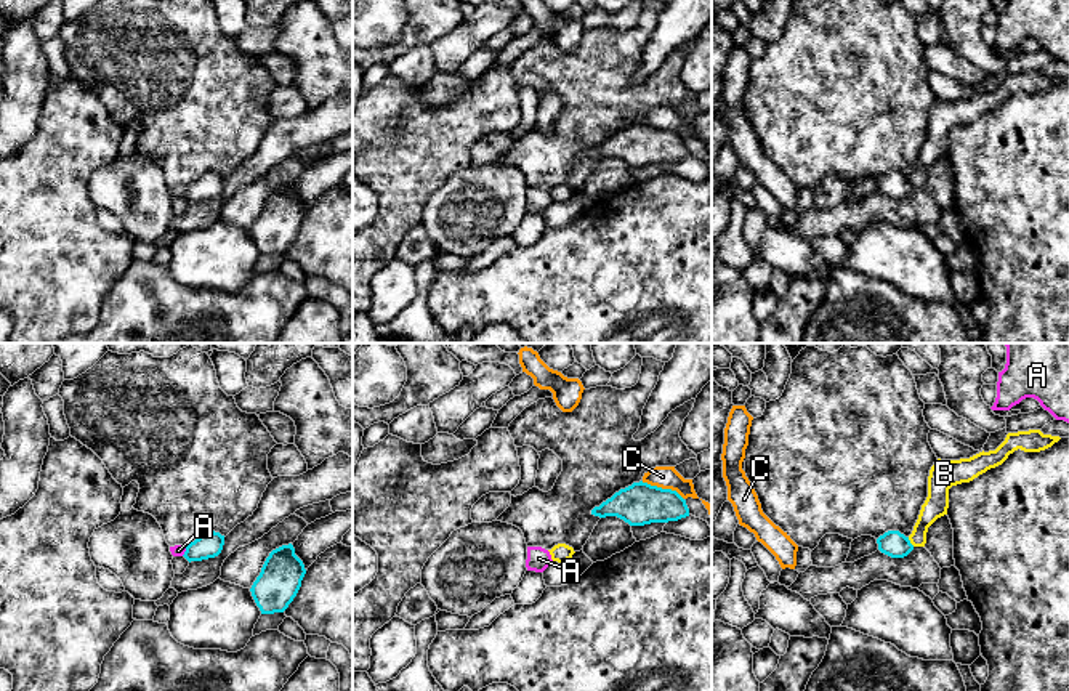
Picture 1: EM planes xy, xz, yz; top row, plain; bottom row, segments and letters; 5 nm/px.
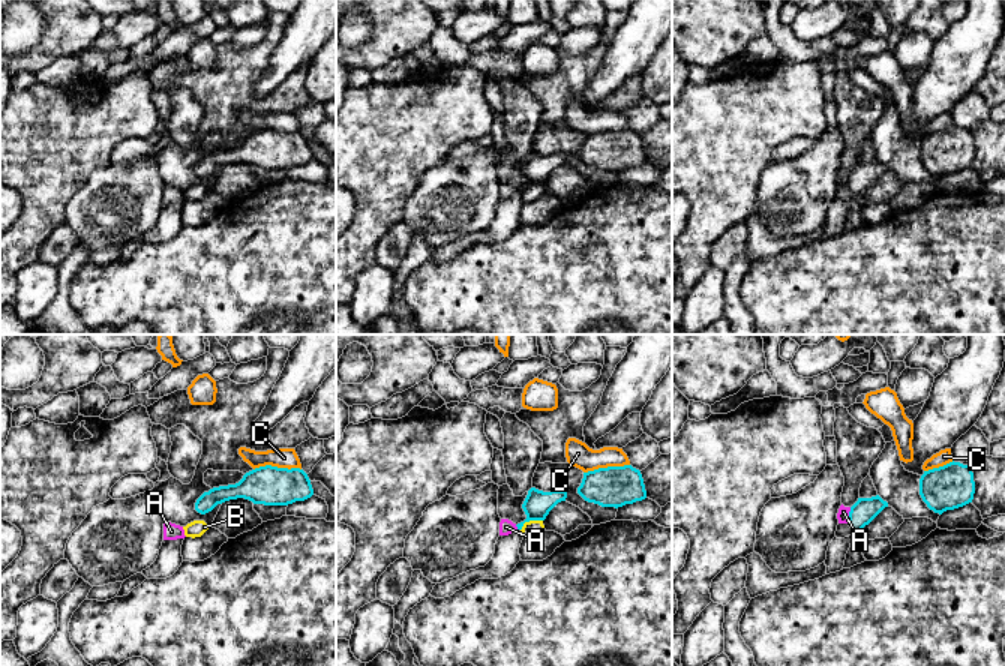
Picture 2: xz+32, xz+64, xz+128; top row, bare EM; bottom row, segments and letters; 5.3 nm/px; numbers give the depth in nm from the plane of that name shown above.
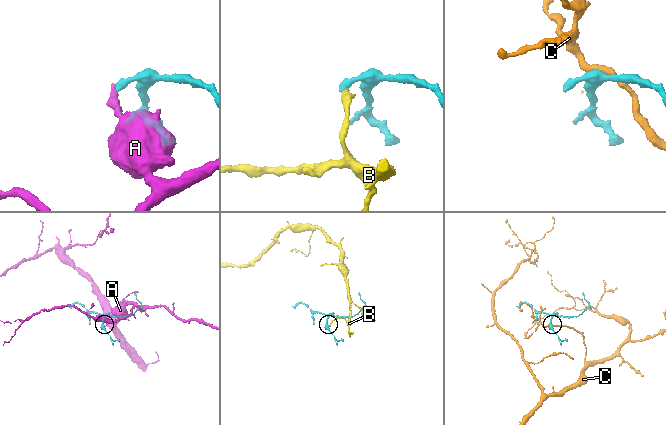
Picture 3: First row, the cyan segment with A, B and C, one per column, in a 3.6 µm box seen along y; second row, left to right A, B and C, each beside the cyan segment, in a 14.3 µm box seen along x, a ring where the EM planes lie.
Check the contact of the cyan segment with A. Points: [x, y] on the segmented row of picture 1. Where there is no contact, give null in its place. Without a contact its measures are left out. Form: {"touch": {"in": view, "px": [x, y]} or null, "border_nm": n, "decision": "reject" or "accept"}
{"touch": {"in": "xy", "px": [185, 552]}, "border_nm": 50, "decision": "reject"}

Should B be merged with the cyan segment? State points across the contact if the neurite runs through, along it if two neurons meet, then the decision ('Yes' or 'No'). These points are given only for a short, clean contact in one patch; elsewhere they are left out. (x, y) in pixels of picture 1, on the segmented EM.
Boundary: yz (907, 537), (914, 545). No

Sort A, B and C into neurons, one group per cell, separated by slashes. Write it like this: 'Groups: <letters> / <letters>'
Groups: A / B / C

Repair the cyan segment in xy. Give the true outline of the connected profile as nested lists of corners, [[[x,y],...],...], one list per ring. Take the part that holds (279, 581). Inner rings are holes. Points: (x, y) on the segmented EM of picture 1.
[[[292,544],[269,553],[250,592],[261,614],[284,612],[296,596],[306,574]]]

